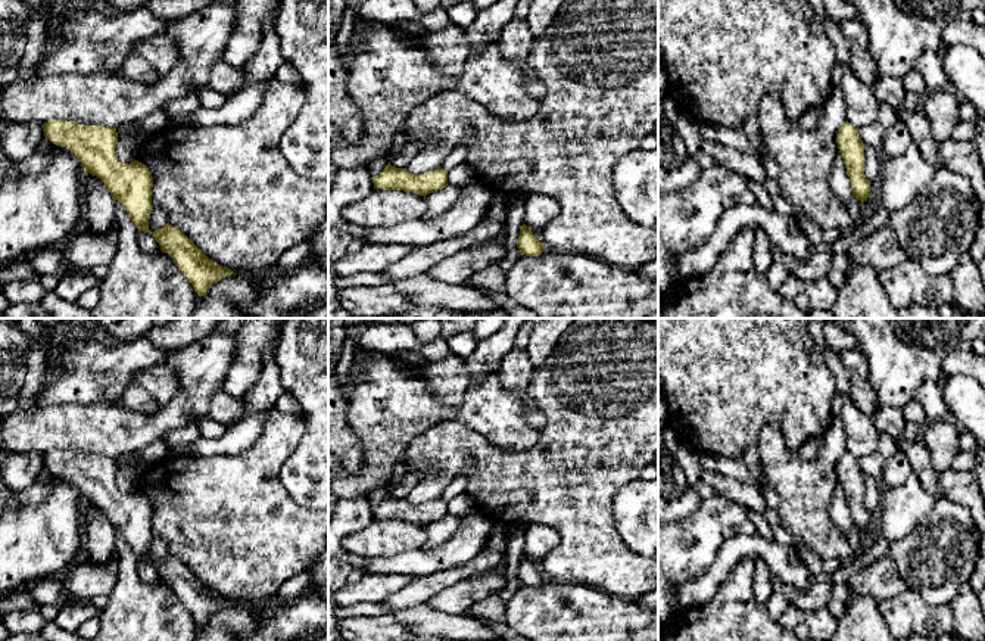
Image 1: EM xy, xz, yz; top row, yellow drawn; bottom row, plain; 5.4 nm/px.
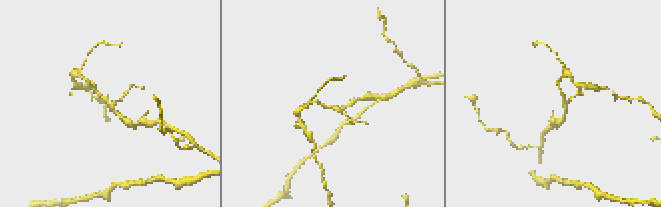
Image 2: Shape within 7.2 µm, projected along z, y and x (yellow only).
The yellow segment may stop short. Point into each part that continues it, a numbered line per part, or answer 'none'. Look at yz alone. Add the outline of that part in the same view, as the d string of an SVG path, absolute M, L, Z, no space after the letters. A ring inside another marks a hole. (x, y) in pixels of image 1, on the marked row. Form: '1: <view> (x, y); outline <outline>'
none

